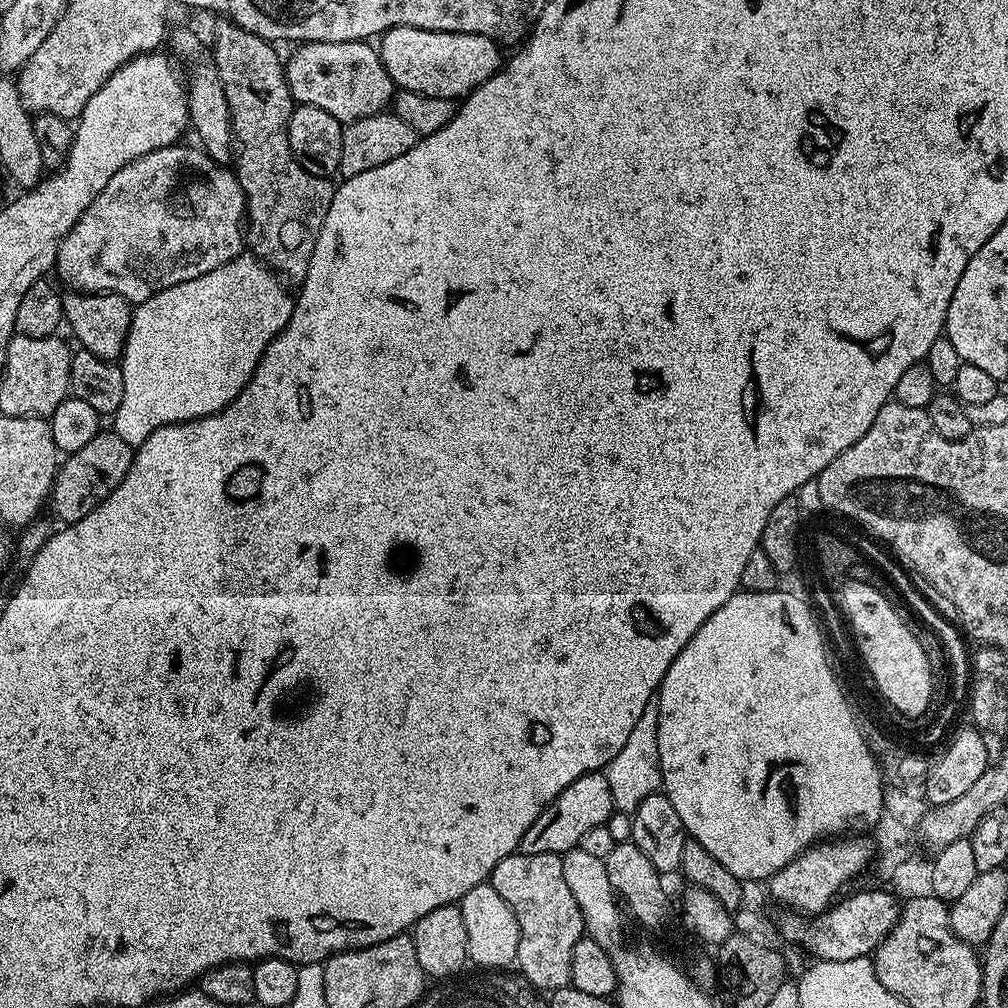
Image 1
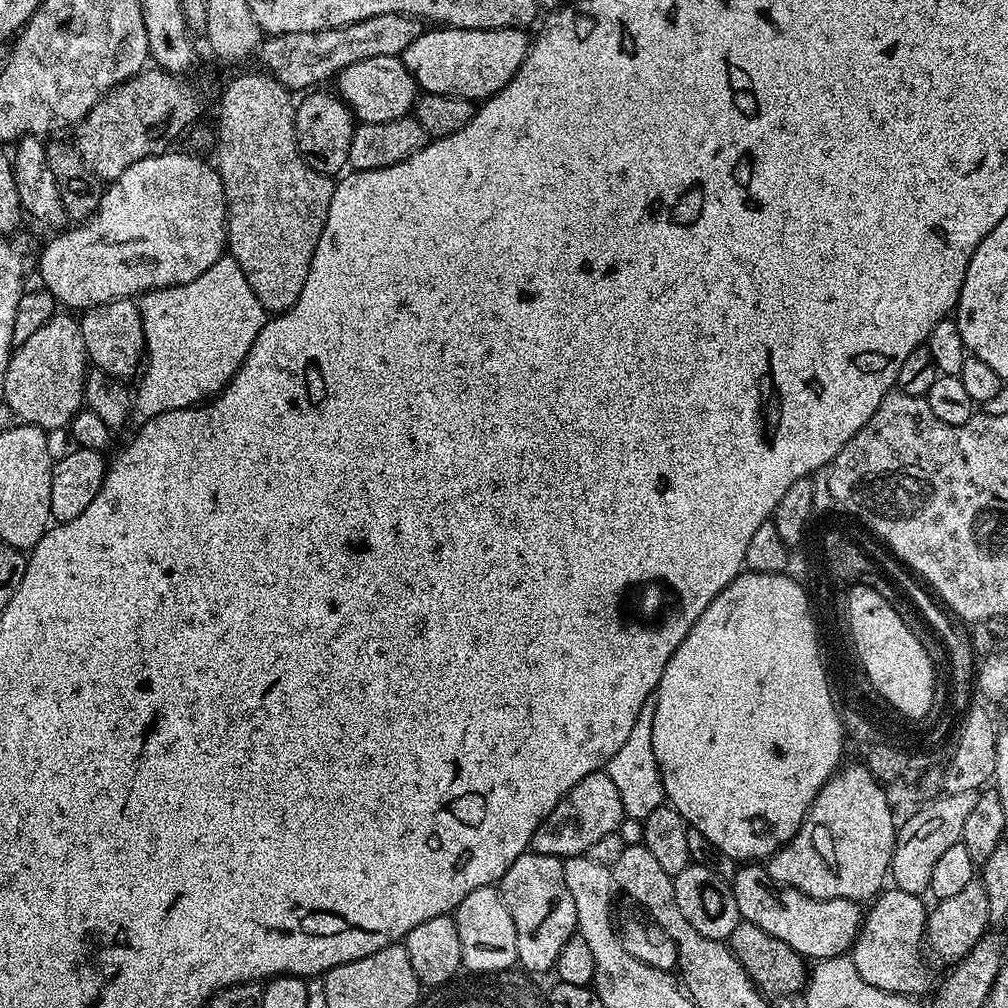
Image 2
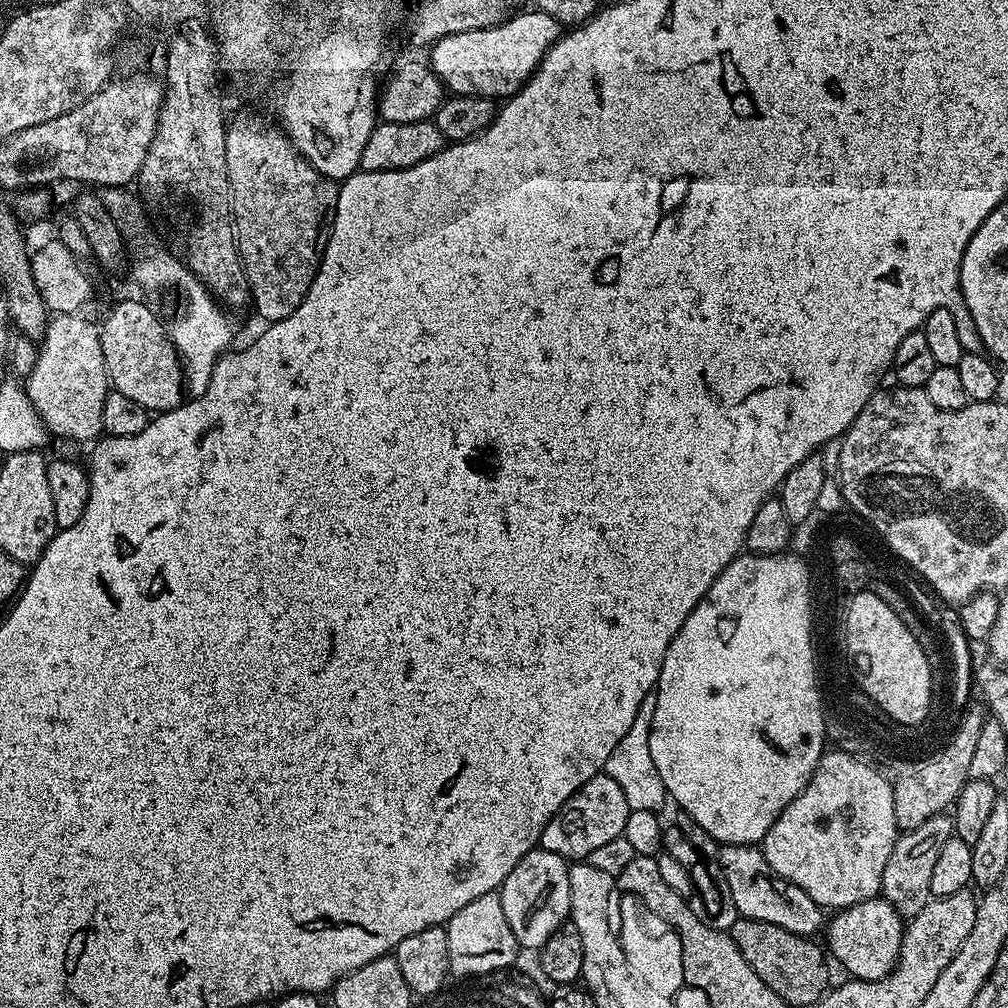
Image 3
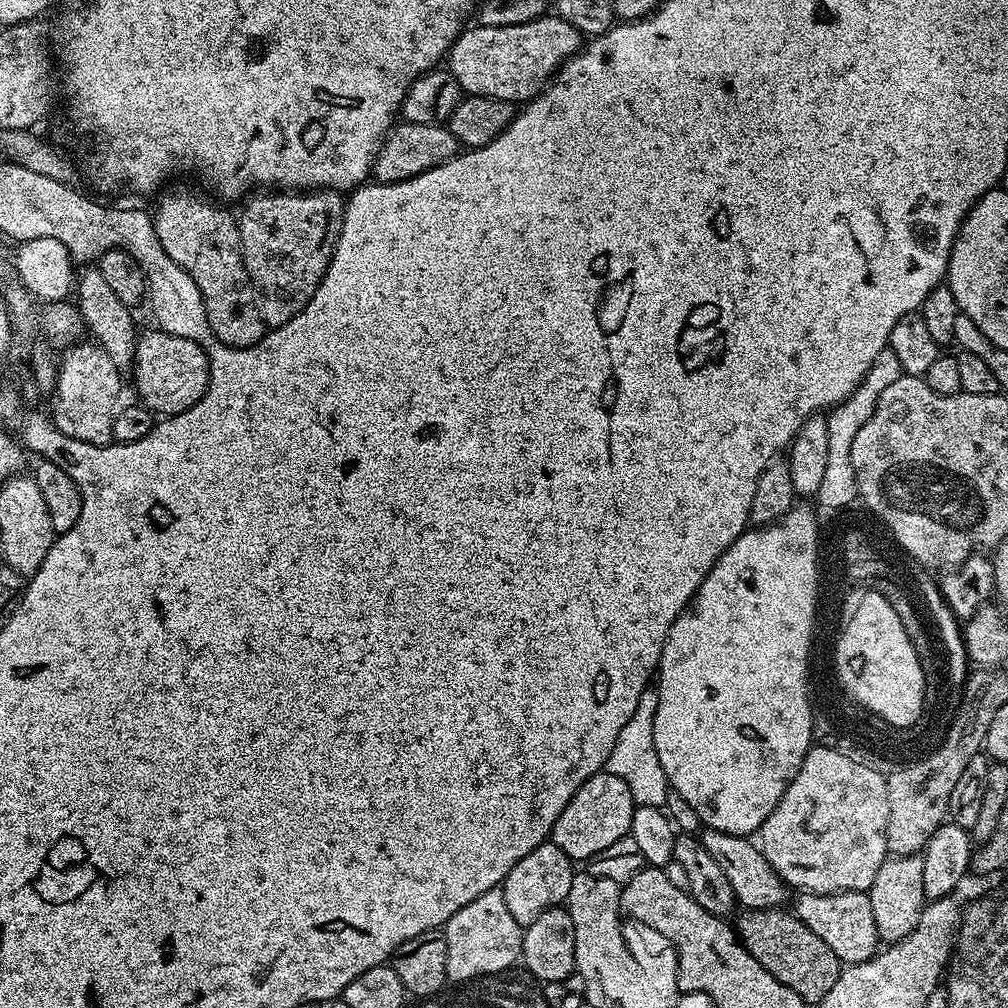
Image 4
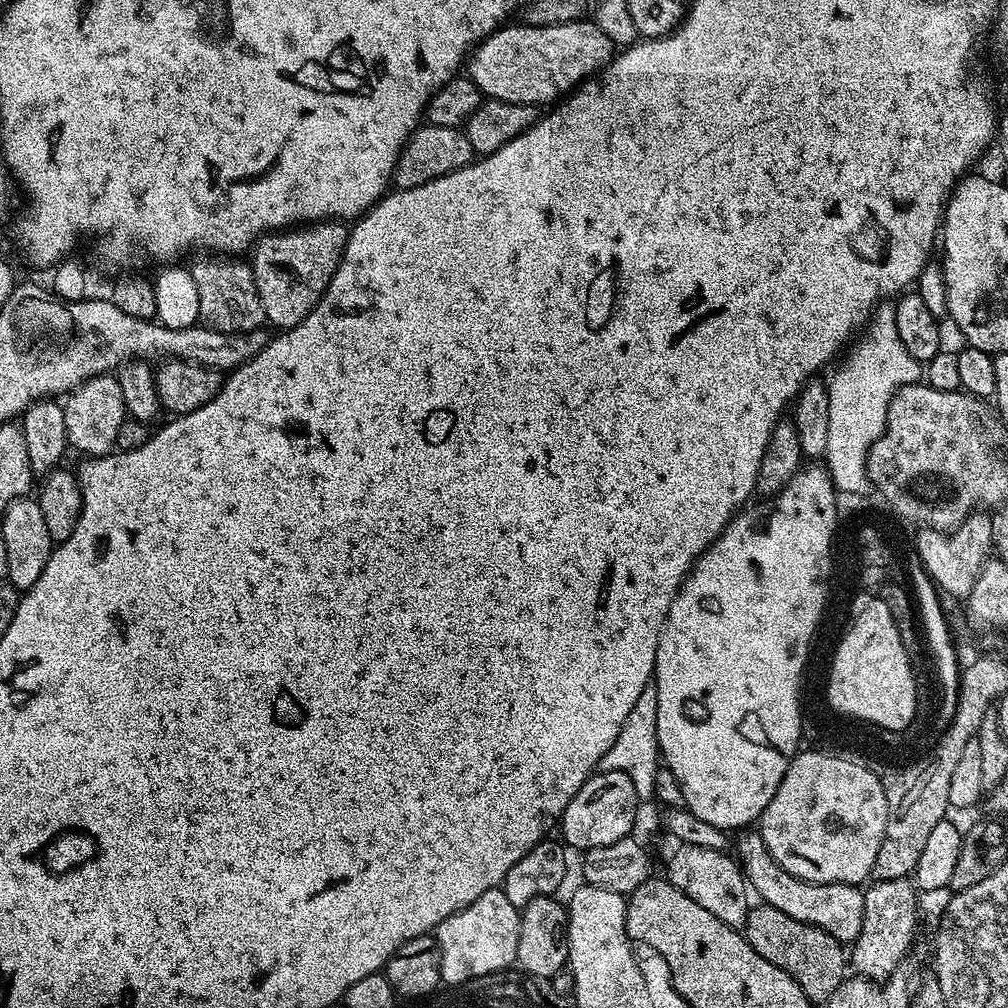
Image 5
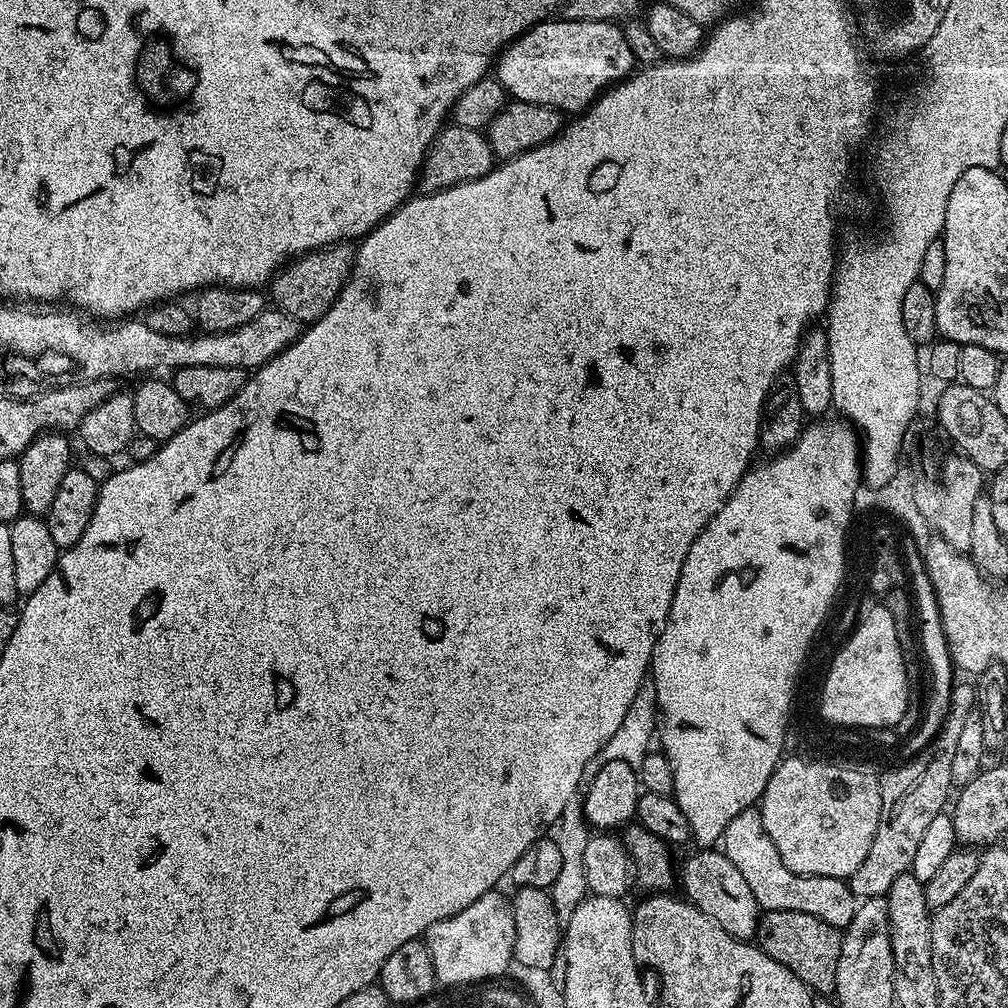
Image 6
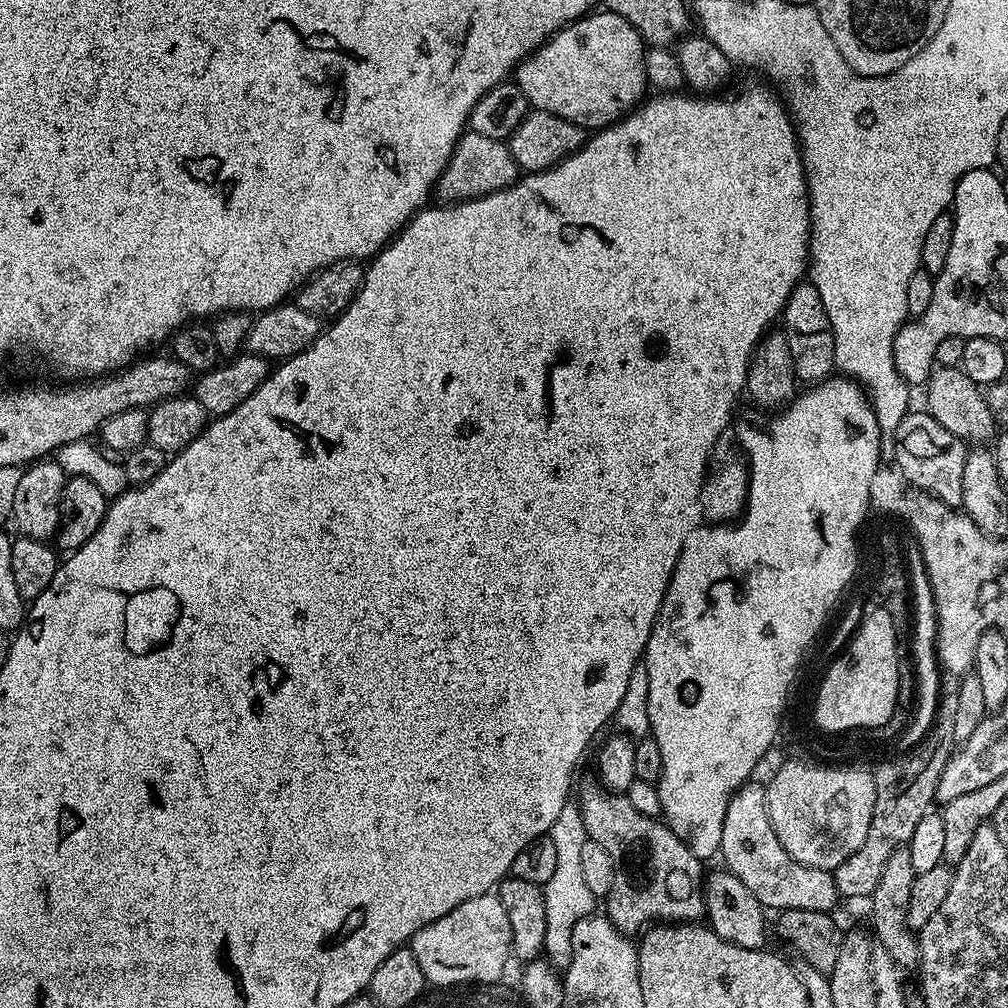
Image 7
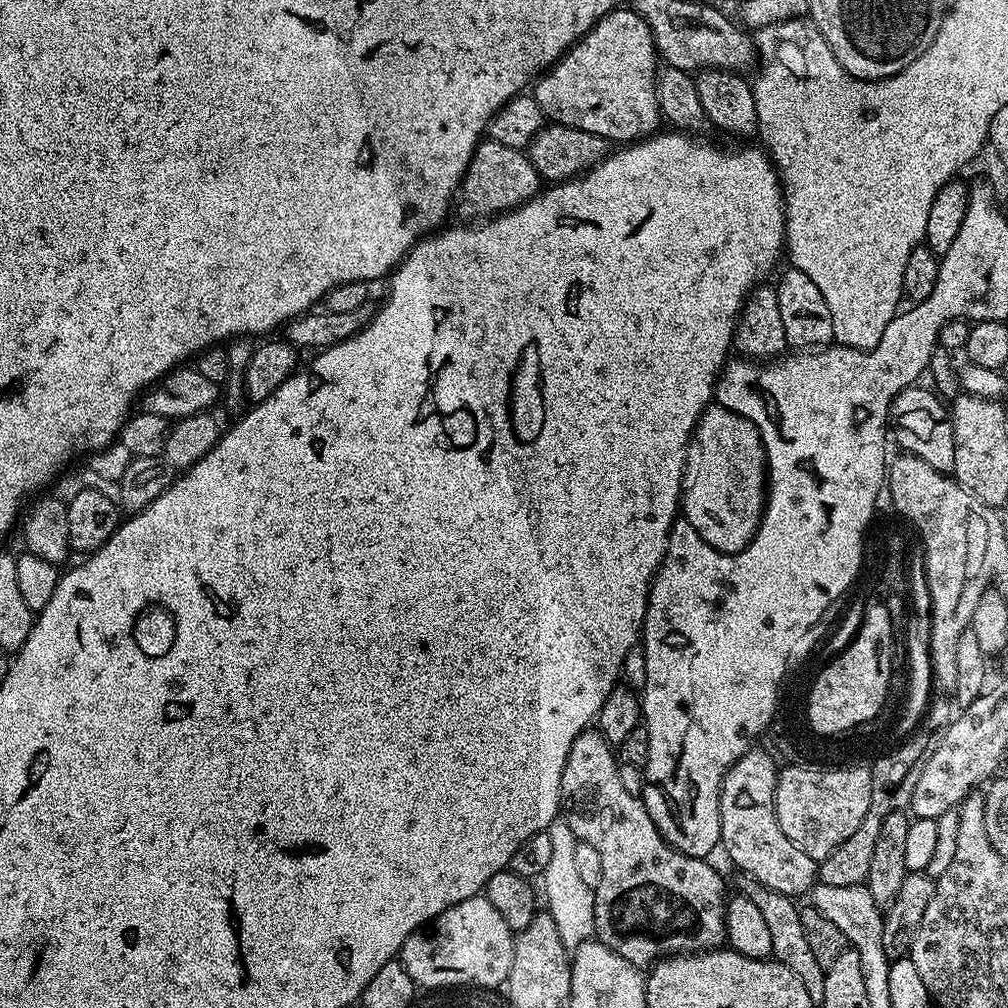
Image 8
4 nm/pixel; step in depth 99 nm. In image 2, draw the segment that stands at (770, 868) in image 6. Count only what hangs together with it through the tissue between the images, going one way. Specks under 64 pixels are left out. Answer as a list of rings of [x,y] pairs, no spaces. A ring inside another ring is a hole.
[[[888,886],[871,901],[872,909],[864,912],[864,920],[860,923],[860,932],[852,944],[850,955],[858,974],[862,974],[863,980],[870,982],[870,986],[913,998],[919,997],[919,992],[931,986],[932,976],[924,961],[929,909],[924,908],[922,901],[920,896]]]

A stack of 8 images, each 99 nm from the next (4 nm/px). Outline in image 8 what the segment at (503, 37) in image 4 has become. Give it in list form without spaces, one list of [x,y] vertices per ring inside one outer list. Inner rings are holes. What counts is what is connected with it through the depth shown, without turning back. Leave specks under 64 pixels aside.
[[[621,6],[600,19],[573,48],[564,53],[560,61],[535,81],[534,95],[551,123],[574,126],[598,134],[609,142],[614,139],[620,140],[616,142],[639,142],[653,135],[662,124],[656,93],[657,71],[658,53],[650,26],[646,26],[644,19],[631,7]]]

